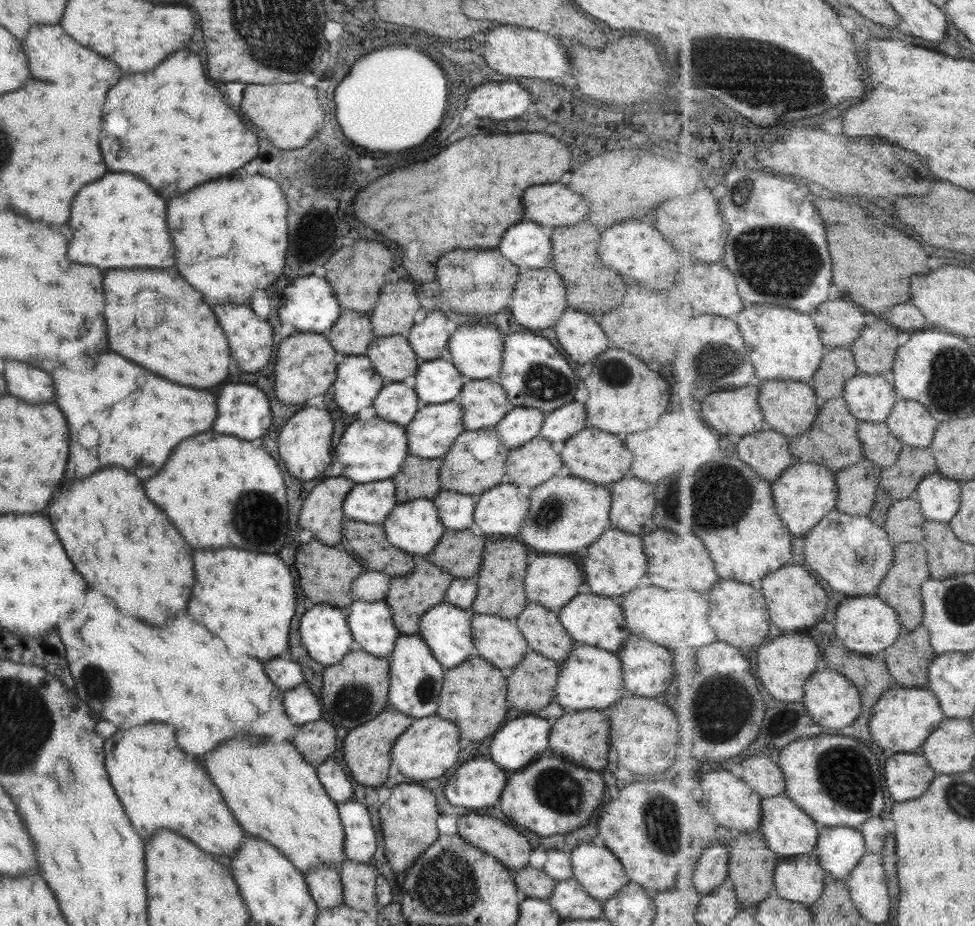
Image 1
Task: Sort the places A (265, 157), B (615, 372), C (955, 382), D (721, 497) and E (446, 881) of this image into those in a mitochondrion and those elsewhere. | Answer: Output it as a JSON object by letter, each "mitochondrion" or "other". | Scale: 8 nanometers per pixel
{"A":"other","B":"mitochondrion","C":"mitochondrion","D":"mitochondrion","E":"mitochondrion"}

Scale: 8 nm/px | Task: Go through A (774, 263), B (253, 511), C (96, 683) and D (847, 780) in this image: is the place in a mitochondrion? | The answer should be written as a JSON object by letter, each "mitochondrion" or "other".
{"A":"mitochondrion","B":"mitochondrion","C":"mitochondrion","D":"mitochondrion"}

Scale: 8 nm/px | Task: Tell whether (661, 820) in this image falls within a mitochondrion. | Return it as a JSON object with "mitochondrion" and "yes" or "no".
{"mitochondrion":"yes"}

